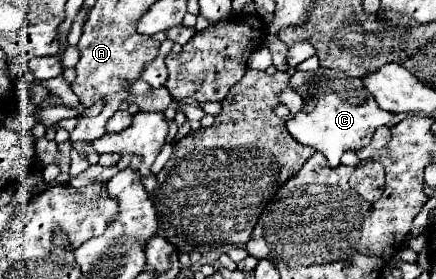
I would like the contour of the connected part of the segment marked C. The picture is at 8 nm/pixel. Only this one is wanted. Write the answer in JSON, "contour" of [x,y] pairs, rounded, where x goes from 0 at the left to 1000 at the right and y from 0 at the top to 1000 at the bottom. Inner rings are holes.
{"contour":[[[741,247],[727,254],[677,254],[667,269],[663,305],[672,319],[690,326],[690,348],[713,348],[727,362],[718,398],[686,398],[658,434],[658,462],[667,491],[695,520],[722,527],[722,541],[741,548],[755,570],[759,599],[778,591],[778,570],[791,541],[828,541],[851,505],[856,477],[874,448],[892,448],[901,412],[892,398],[869,391],[851,333],[833,312],[828,283],[796,276],[782,254],[768,247]]]}

